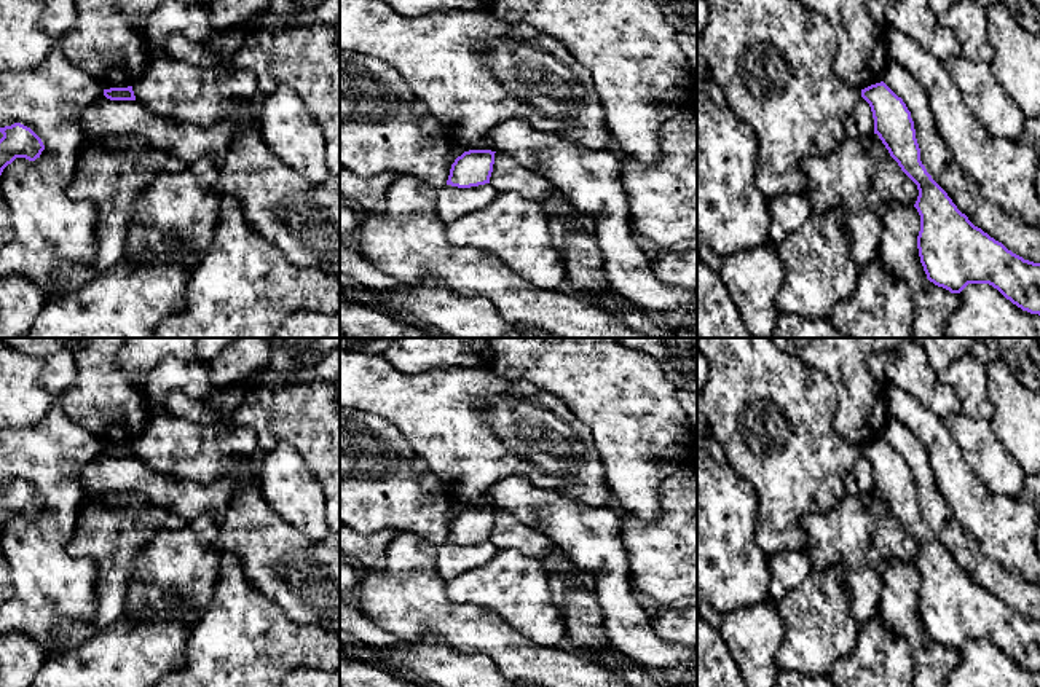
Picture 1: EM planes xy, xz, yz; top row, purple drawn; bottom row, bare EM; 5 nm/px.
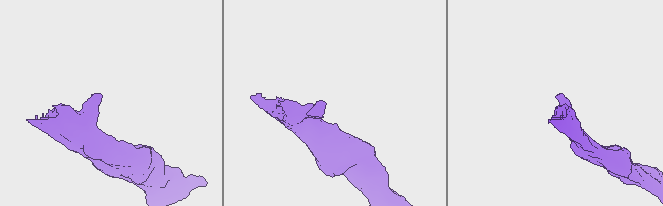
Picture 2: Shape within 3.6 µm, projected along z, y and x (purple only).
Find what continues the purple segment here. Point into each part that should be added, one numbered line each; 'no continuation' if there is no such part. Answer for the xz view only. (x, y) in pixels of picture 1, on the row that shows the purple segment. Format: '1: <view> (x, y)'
no continuation

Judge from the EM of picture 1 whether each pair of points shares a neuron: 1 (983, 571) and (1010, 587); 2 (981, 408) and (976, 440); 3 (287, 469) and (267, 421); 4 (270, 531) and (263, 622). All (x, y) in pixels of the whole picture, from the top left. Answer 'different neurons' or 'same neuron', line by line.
1: same neuron
2: different neurons
3: different neurons
4: different neurons

